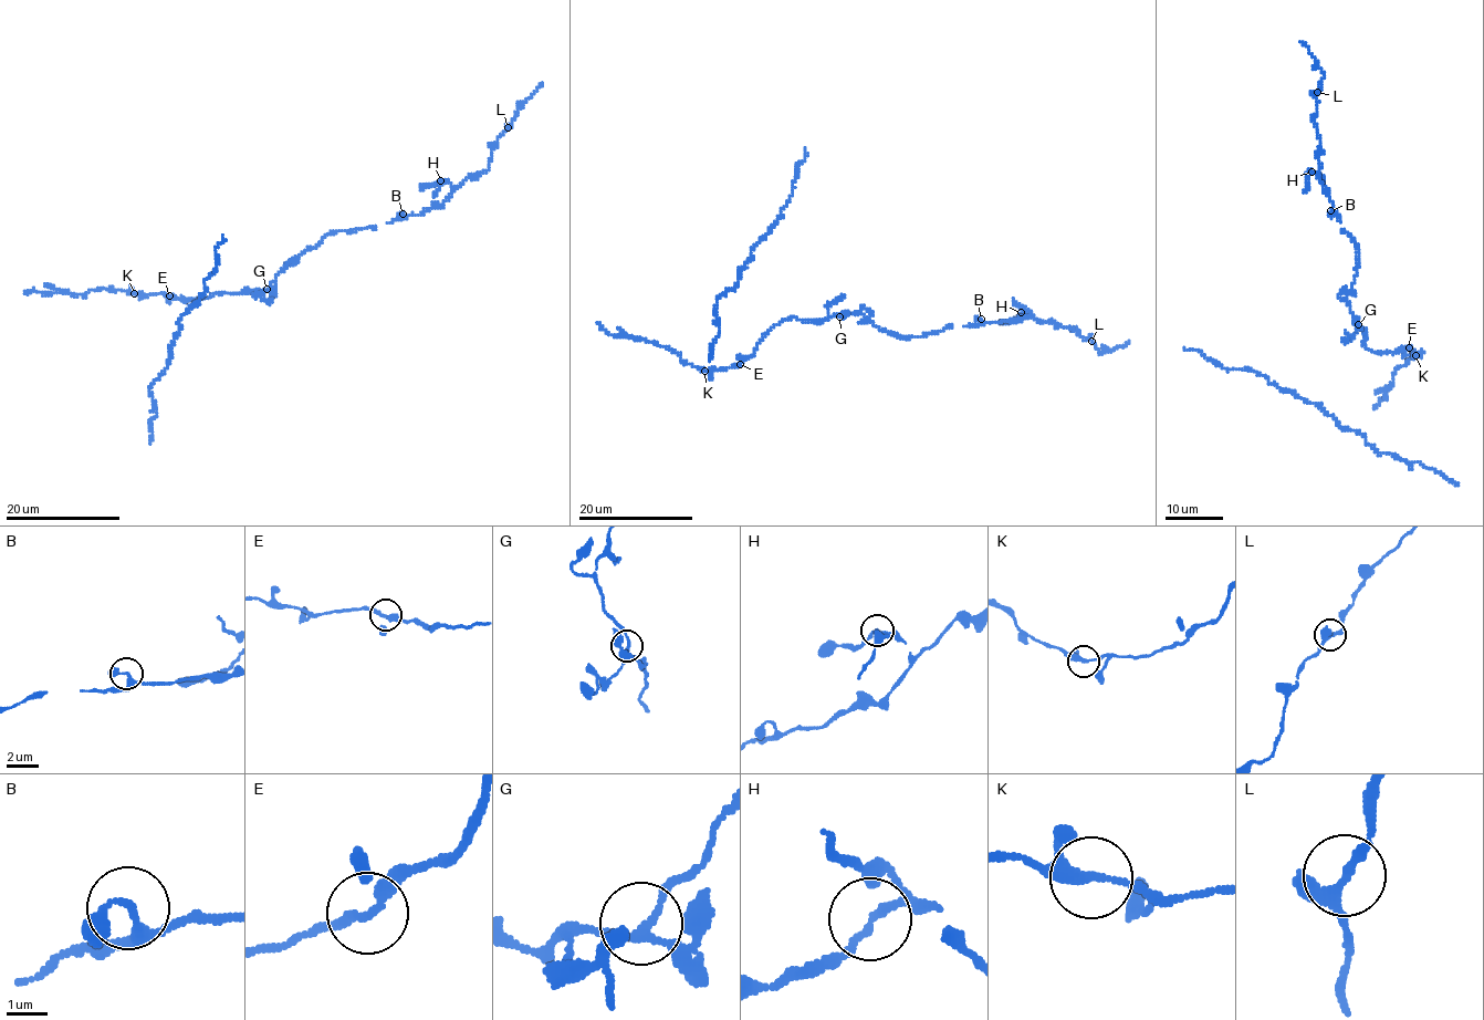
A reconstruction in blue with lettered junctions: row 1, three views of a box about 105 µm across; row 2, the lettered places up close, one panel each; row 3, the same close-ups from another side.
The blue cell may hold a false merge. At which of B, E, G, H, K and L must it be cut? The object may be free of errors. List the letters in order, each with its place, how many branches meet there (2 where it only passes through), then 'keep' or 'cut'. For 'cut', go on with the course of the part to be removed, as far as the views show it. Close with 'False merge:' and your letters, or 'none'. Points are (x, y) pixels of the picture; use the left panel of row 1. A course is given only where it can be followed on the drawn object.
B: place (403, 214); branches 3; keep
E: place (169, 295); branches 3; keep
G: place (267, 289); branches 3; keep
H: place (440, 180); branches 3; keep
K: place (134, 293); branches 3; keep
L: place (508, 127); branches 3; keep
False merge: none

